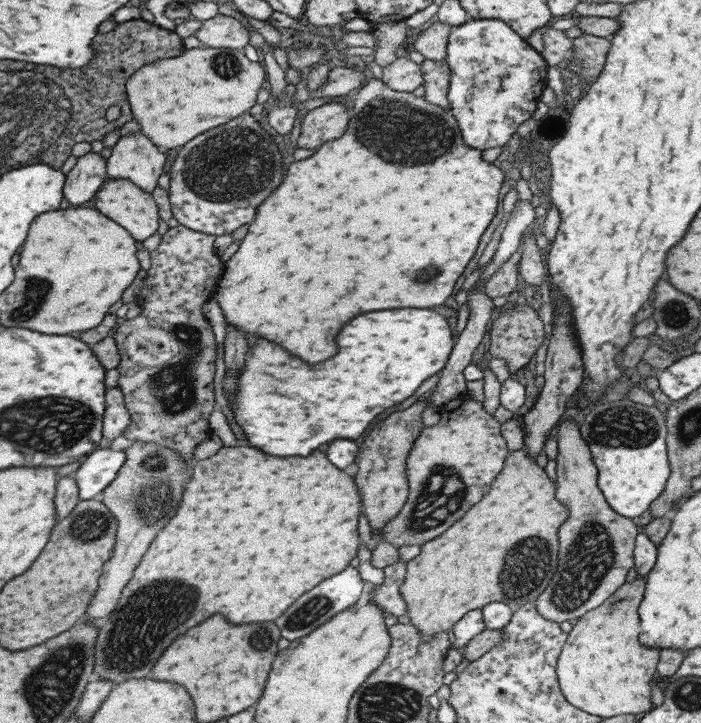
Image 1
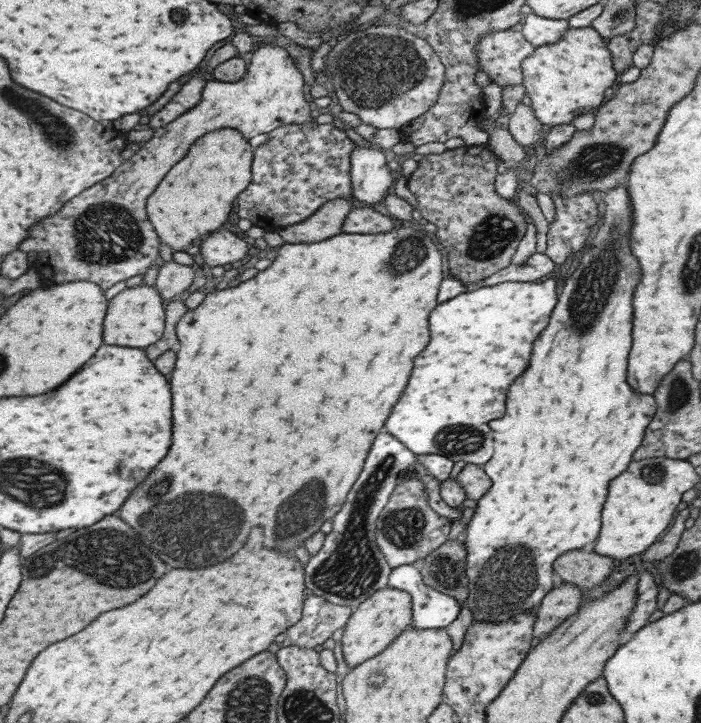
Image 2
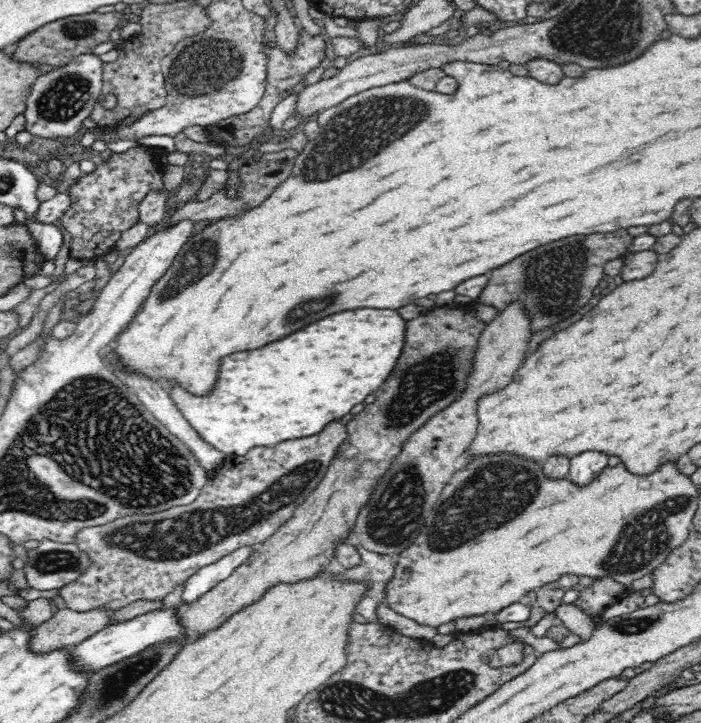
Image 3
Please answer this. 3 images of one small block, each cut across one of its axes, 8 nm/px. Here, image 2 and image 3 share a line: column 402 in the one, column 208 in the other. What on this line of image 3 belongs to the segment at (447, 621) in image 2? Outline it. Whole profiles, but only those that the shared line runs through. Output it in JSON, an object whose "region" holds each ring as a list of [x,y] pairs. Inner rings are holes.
{"region":[[[257,546],[240,547],[227,557],[222,557],[215,564],[200,568],[196,575],[190,576],[190,580],[184,586],[182,604],[195,602],[214,586],[230,577],[238,566],[244,564],[244,561],[251,555],[252,551],[256,550]]]}

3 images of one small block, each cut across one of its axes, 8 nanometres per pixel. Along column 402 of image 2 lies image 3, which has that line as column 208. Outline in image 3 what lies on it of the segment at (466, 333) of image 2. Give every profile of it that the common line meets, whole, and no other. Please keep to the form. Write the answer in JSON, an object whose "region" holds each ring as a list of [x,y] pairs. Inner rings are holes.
{"region":[[[358,308],[326,316],[300,332],[284,336],[274,344],[250,352],[234,352],[222,360],[214,390],[206,396],[190,396],[178,384],[170,384],[170,398],[190,426],[216,450],[227,456],[245,455],[258,446],[274,446],[282,440],[312,436],[334,418],[342,418],[368,394],[372,394],[392,372],[404,344],[404,320],[396,310]]]}

